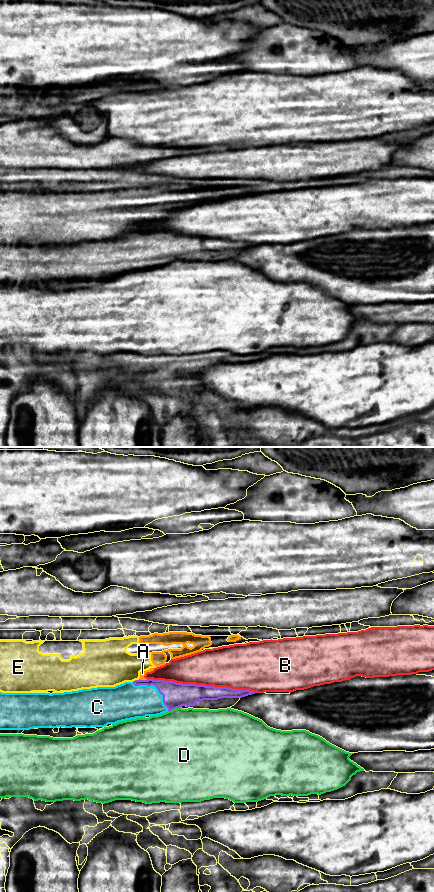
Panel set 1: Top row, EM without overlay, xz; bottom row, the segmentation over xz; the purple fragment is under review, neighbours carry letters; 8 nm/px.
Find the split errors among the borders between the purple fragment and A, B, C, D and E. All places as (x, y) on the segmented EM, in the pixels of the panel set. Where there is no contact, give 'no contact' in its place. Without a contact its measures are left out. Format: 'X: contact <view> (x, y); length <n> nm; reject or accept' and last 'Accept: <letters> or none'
A: contact xz (143, 680); length 70 nm; reject
B: contact xz (202, 685); length 900 nm; reject
C: contact xz (155, 686); length 380 nm; accept
D: contact xz (174, 708); length 110 nm; reject
E: contact xz (135, 680); length 70 nm; reject
Accept: C

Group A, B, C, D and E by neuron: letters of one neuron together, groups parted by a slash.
A E / B / C / D

